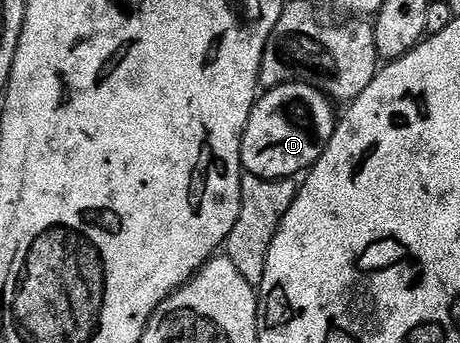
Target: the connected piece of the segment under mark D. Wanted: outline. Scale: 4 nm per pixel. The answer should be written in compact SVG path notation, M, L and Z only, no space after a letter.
M282 83L280 87L264 90L256 98L255 107L251 110L251 116L243 134L241 161L244 172L262 179L290 179L310 171L311 166L321 157L329 137L335 132L337 111L335 115L334 109L336 110L332 100L307 83Z

